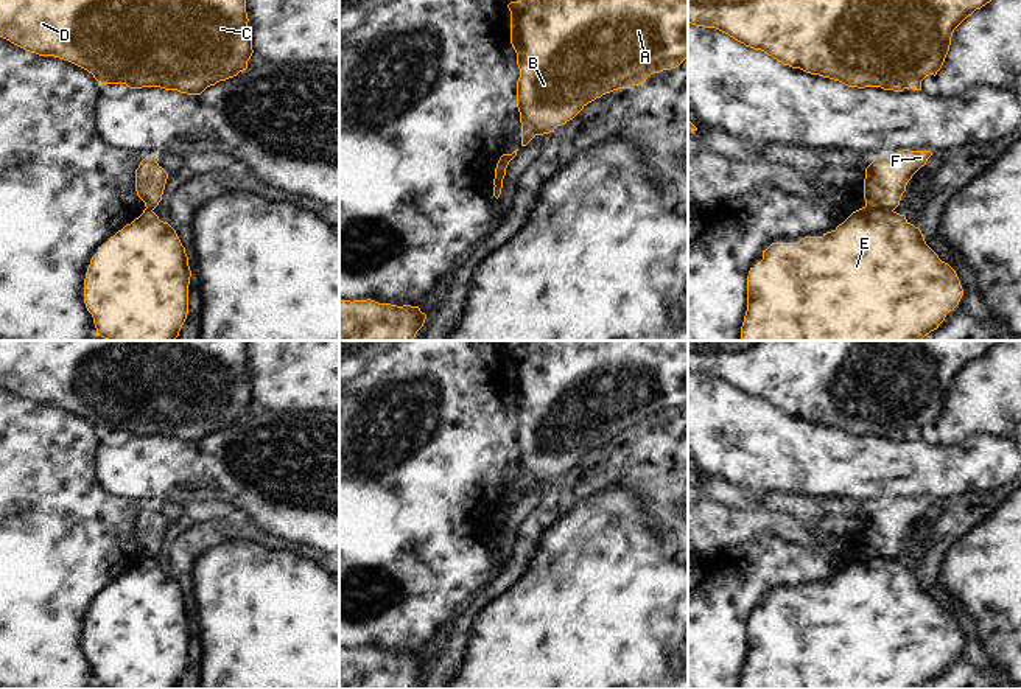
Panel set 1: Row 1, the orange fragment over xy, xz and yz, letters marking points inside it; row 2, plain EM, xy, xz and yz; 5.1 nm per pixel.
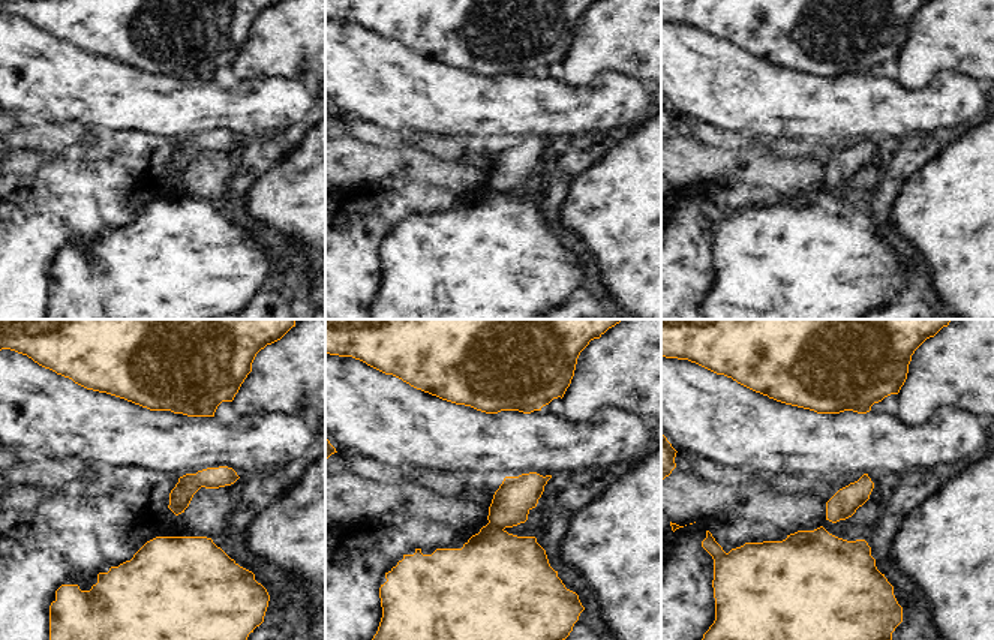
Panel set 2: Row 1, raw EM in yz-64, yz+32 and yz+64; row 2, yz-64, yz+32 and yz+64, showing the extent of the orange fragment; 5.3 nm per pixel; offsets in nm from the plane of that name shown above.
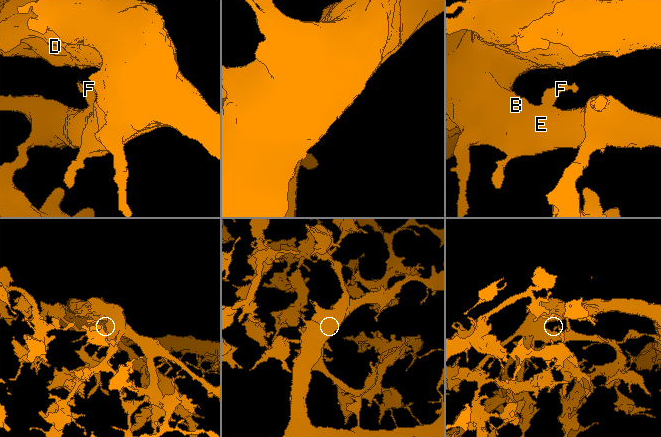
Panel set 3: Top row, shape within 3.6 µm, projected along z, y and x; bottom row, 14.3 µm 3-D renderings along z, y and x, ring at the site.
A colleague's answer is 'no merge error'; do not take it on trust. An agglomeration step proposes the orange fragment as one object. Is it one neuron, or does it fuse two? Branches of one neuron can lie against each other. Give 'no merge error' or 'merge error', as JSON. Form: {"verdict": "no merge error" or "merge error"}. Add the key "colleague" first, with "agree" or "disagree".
{"colleague": "disagree", "verdict": "merge error"}

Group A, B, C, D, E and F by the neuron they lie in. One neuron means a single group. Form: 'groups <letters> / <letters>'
groups A B C D E / F

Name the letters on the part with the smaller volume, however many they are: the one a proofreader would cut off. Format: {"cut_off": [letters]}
{"cut_off": ["F"]}

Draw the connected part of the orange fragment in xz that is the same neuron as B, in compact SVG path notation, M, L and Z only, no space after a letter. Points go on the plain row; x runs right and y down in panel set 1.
M529 341L507 356L520 417L521 495L573 468L596 446L632 437L688 406L688 341Z

